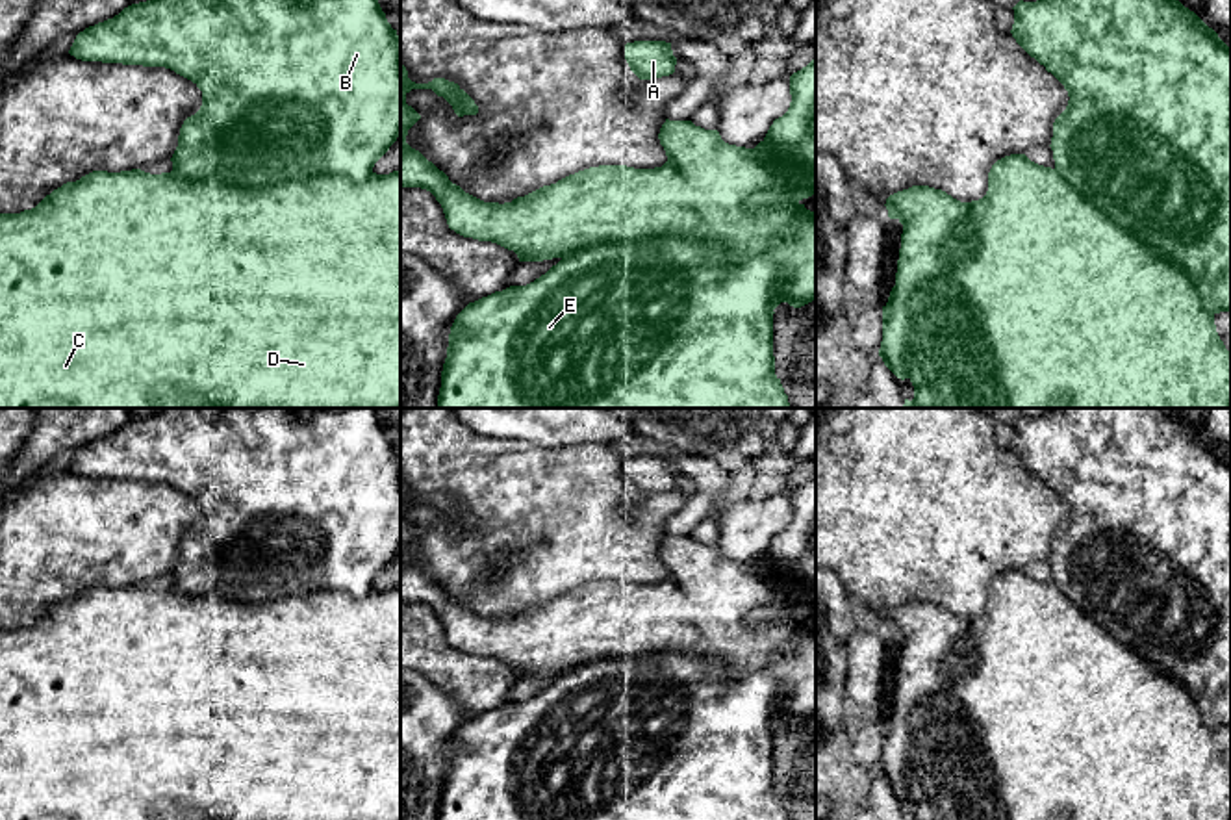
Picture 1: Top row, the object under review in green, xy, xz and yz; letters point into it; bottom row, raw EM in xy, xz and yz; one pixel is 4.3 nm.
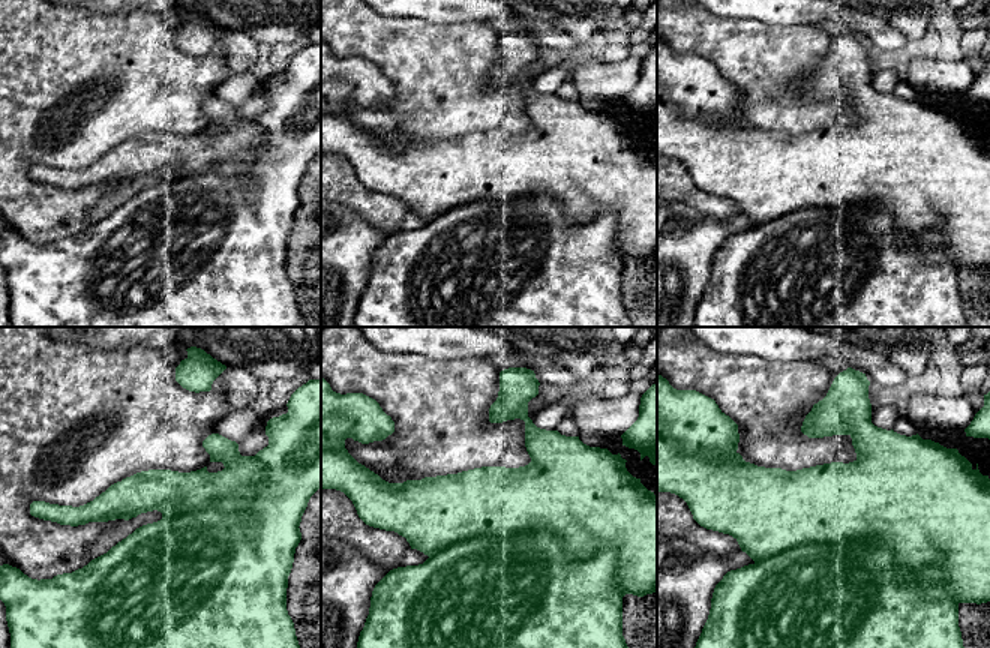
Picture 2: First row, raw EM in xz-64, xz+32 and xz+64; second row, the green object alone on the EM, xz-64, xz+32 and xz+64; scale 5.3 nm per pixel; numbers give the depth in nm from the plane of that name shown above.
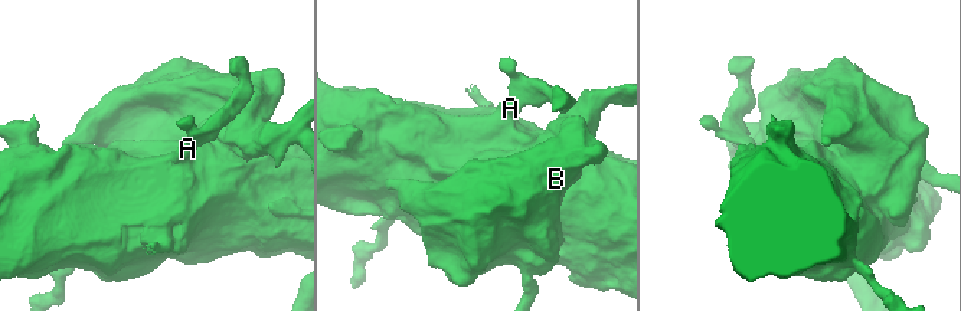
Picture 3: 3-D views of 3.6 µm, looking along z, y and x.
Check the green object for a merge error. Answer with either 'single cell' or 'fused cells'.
fused cells

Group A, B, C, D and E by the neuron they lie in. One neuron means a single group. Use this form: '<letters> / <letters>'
A C D / B E

